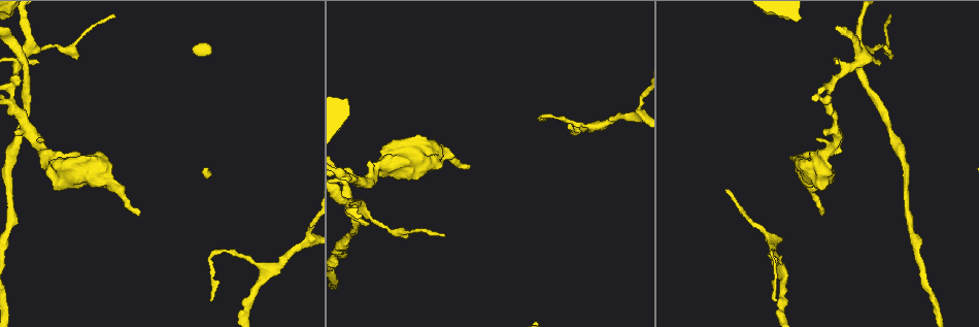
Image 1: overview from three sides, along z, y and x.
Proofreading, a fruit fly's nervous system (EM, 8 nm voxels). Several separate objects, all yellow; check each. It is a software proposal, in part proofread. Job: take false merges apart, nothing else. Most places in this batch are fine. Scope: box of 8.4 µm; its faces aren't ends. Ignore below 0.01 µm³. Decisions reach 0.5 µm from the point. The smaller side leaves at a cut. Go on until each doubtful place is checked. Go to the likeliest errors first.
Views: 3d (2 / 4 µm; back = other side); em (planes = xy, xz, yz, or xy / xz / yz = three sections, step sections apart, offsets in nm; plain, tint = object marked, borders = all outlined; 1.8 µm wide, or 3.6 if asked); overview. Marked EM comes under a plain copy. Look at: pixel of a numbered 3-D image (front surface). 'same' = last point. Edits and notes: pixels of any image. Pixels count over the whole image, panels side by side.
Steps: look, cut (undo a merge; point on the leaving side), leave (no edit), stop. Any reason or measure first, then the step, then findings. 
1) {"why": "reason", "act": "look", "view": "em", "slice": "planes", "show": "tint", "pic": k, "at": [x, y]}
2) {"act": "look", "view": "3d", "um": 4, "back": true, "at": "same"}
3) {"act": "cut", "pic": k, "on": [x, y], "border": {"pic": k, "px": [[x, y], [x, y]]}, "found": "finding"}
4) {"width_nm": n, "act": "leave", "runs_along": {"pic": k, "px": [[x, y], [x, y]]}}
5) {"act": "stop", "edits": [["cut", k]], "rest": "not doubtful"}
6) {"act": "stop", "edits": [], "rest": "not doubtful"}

{"why": "abrupt turn", "act": "look", "view": "3d", "um": 4, "pic": 1, "at": [17, 65]}

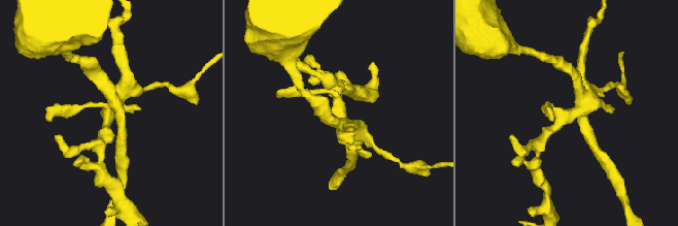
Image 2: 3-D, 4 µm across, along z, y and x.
{"act": "look", "view": "em", "slice": "planes", "show": "tint", "pic": 2, "at": [344, 119]}

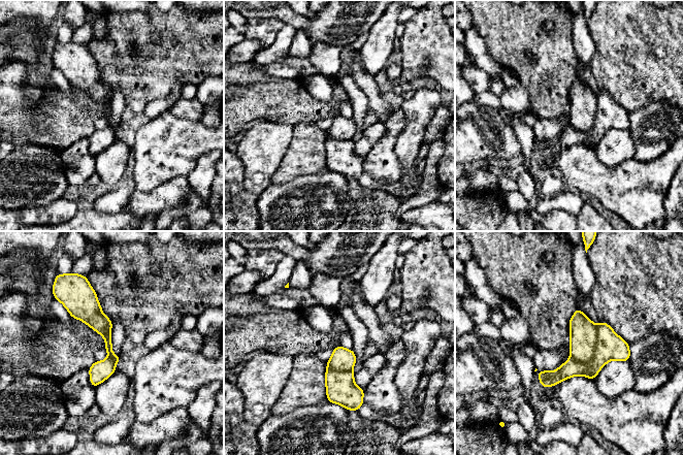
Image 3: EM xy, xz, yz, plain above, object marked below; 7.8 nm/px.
{"act": "cut", "pic": 3, "on": [583, 331], "border": {"pic": 3, "px": [[596, 326], [592, 357], [571, 358]]}, "found": "two cells meet here"}

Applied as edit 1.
{"why": "abrupt turn", "act": "look", "view": "3d", "um": 4, "pic": 1, "at": [422, 153]}

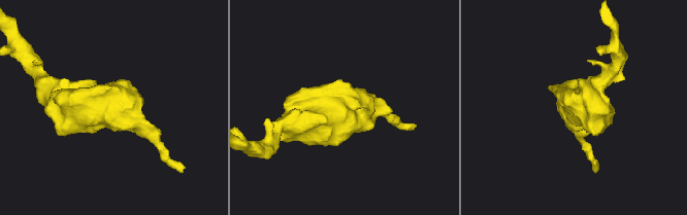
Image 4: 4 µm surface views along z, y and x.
{"act": "look", "view": "em", "um": 3.6, "slice": "xz", "step": 16, "show": "tint", "pic": 4, "at": [111, 112]}

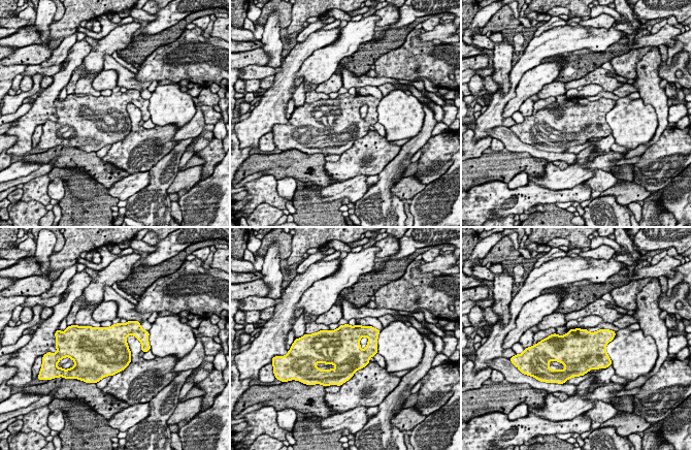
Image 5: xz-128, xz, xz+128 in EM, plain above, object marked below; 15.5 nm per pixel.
{"why": "another direction", "act": "look", "view": "em", "um": 3.6, "slice": "planes", "show": "tint", "at": "same"}

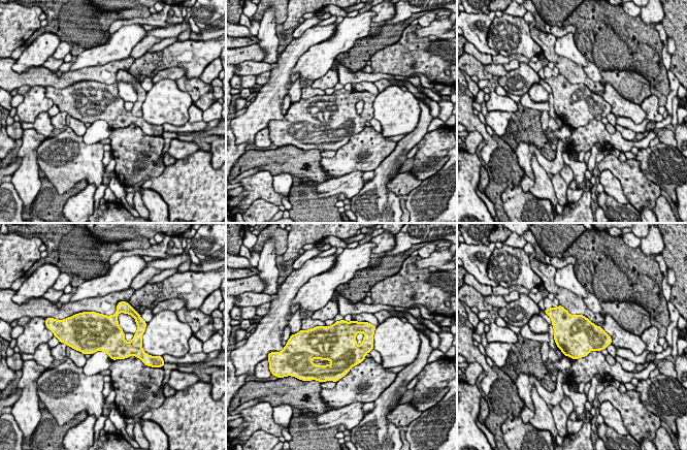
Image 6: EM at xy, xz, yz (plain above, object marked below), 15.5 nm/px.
{"act": "leave", "found": "all the same cell"}

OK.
{"why": "a narrow waist", "act": "look", "view": "3d", "um": 4, "pic": 1, "at": [59, 45]}

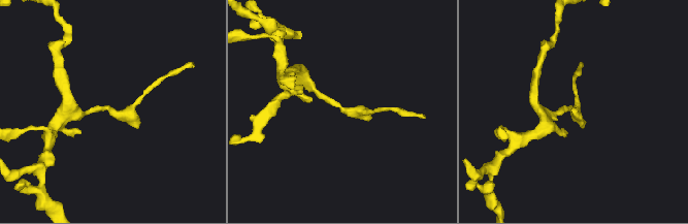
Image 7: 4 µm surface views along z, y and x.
{"act": "look", "view": "em", "slice": "planes", "show": "tint", "pic": 7, "at": [570, 107]}

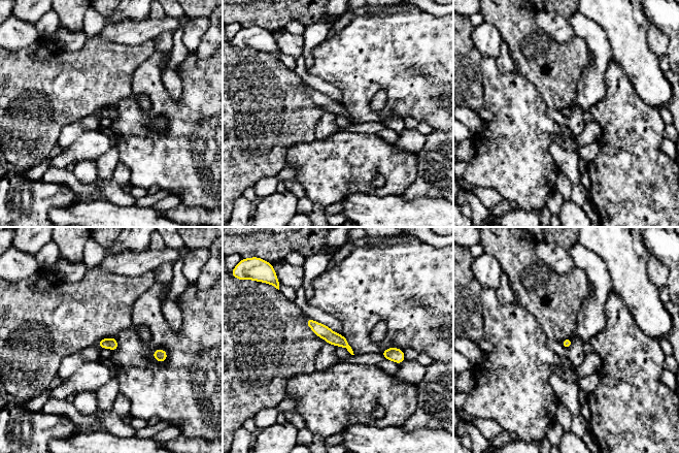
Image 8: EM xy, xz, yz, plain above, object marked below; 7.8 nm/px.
{"act": "leave", "runs_along": {"pic": 8, "px": [[308, 321], [345, 345]]}, "found": "all the same cell"}

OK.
{"why": "three-way junction", "act": "look", "view": "3d", "um": 4, "pic": 1, "at": [602, 122]}

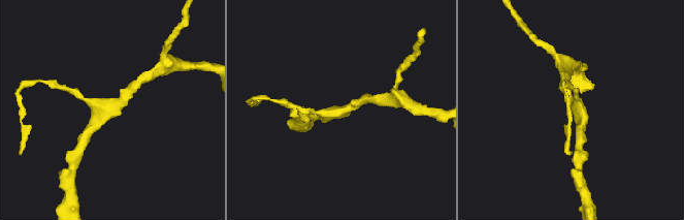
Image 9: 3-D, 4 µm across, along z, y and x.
{"arms": 3, "act": "look", "view": "em", "slice": "xy", "step": 16, "show": "tint", "pic": 9, "at": [343, 107]}

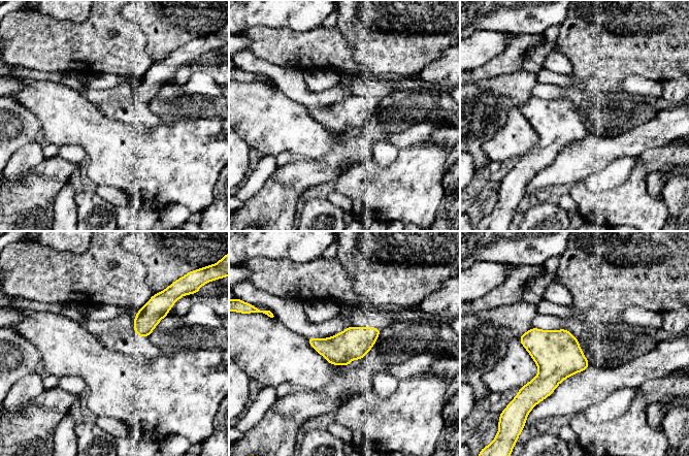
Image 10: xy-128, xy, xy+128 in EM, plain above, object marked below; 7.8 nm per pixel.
{"why": "cut it another way", "act": "look", "view": "em", "slice": "planes", "show": "tint", "at": "same"}

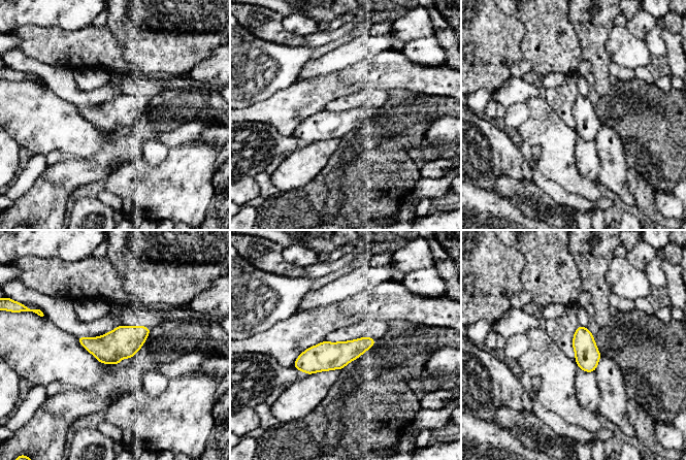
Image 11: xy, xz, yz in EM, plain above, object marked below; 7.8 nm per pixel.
{"act": "leave", "found": "all the same cell"}

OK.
{"act": "stop", "edits": [["cut", 3]], "rest": "not doubtful"}

